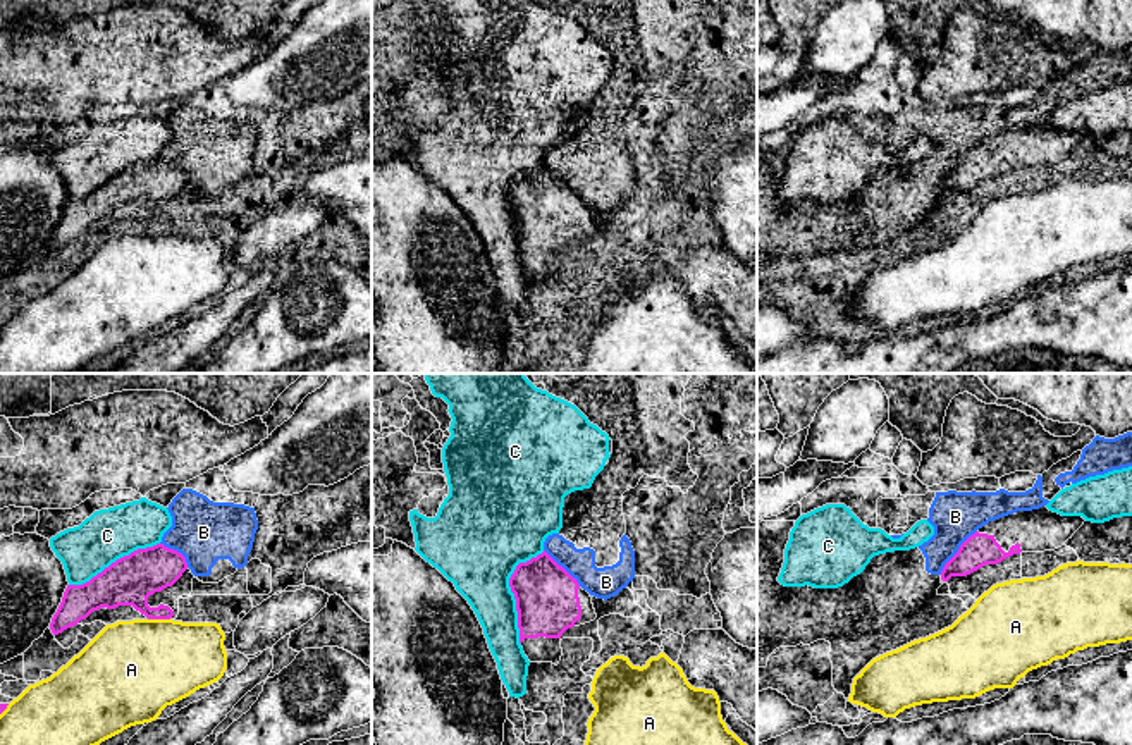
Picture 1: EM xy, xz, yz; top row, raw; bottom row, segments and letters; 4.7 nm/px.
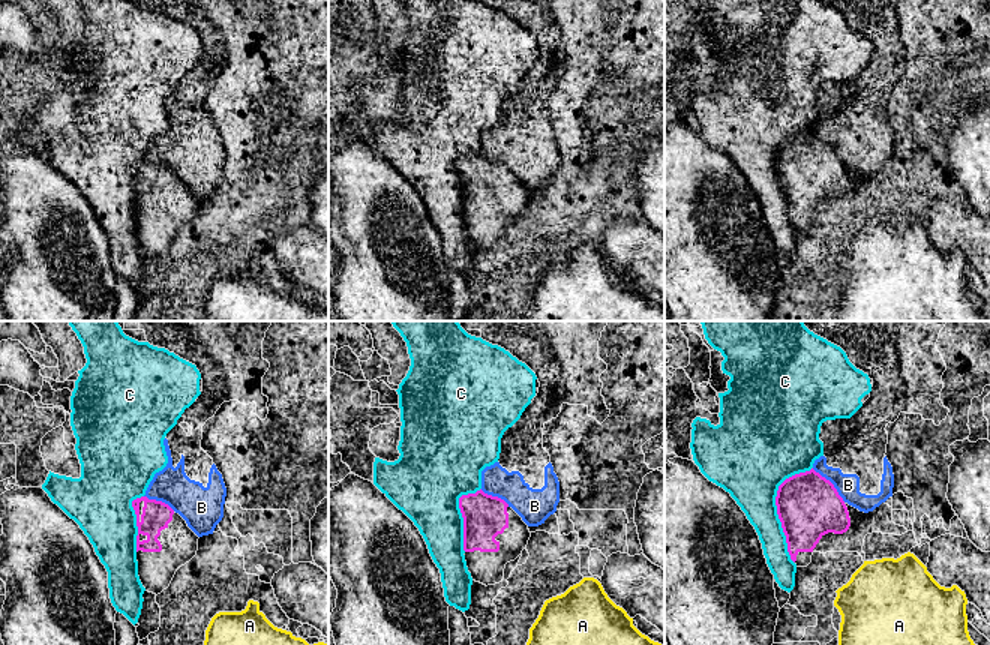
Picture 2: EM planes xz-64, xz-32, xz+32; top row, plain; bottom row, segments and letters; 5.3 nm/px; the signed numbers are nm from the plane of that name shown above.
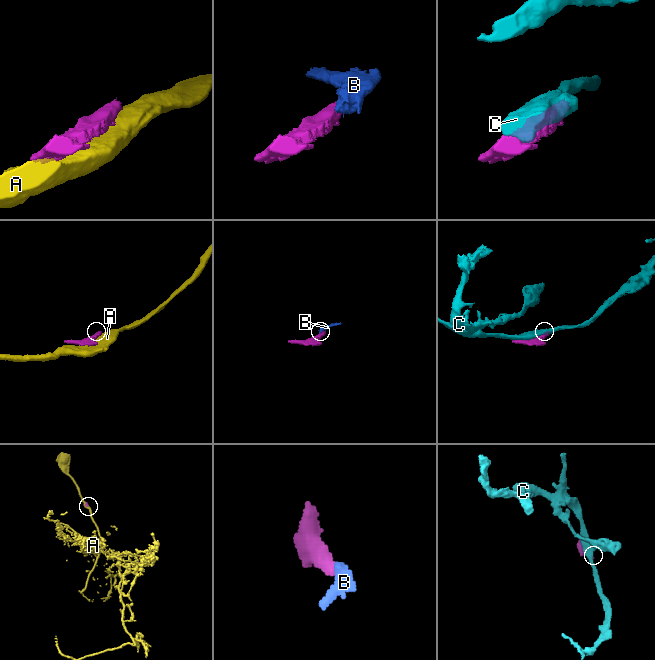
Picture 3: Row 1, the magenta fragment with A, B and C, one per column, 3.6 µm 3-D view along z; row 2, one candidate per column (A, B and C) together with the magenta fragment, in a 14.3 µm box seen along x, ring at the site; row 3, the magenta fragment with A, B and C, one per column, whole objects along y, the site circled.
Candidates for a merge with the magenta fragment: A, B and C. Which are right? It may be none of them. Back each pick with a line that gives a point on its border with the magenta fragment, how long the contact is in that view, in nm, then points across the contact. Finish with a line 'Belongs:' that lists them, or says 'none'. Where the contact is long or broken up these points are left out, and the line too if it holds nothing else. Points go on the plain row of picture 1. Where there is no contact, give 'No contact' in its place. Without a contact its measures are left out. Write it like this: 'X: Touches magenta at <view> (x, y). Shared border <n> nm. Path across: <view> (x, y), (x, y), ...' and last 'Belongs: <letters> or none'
Belongs: none

